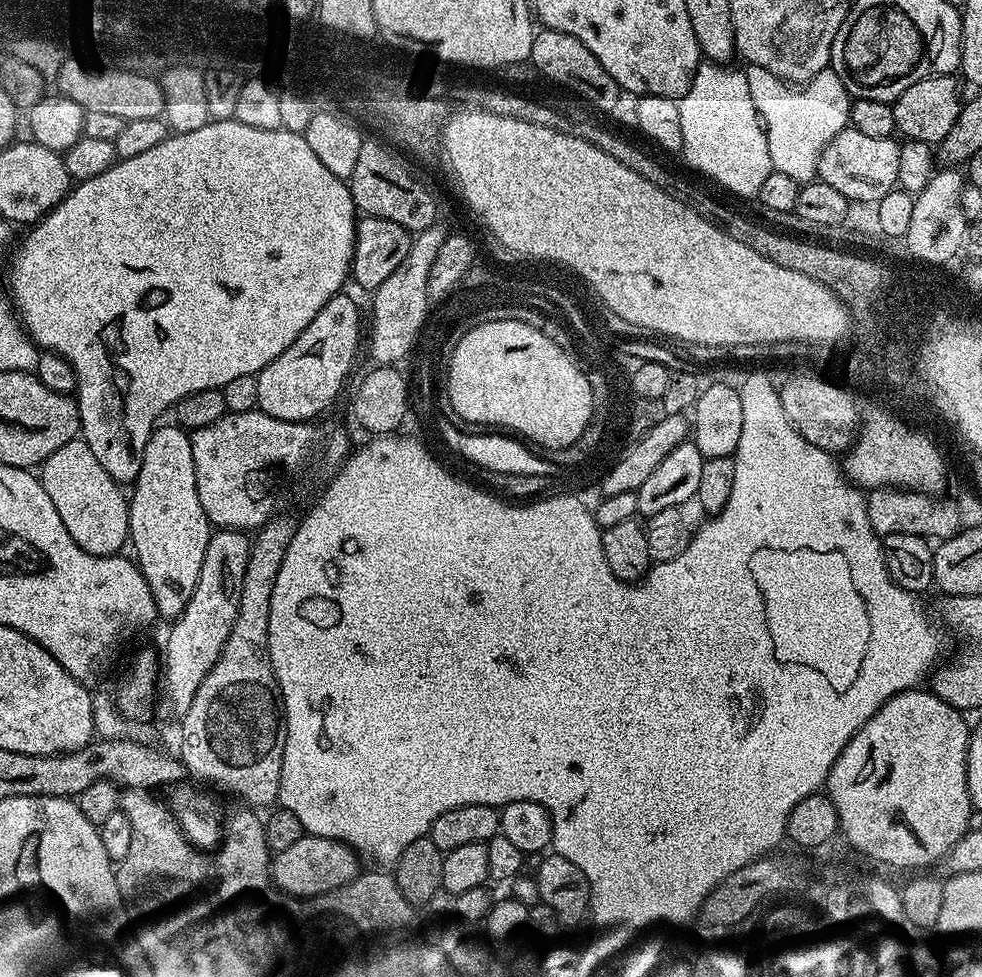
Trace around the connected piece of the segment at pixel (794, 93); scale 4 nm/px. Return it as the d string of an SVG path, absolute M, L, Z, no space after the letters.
M748 64L743 72L757 114L762 118L773 169L790 174L797 182L817 179L816 167L822 150L850 124L848 112L852 100L842 86L842 78L836 72L825 70L807 84L796 87L770 74L770 70L762 70L762 66Z

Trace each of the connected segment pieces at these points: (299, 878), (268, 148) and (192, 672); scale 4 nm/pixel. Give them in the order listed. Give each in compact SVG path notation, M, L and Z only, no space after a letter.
M304 835L287 850L275 853L270 860L272 883L288 898L315 898L349 884L362 871L361 857L341 840Z
M233 118L230 120L212 120L206 126L202 126L202 130L169 134L162 142L158 142L158 146L144 151L143 154L138 154L134 158L117 160L102 174L98 174L89 180L79 181L69 191L68 195L62 198L62 202L58 202L58 206L54 206L52 212L47 212L41 220L37 220L35 224L27 229L28 237L21 242L20 249L16 253L14 253L15 251L11 253L11 256L13 255L12 269L8 272L8 285L6 285L6 288L16 309L16 315L20 317L20 322L23 324L25 332L31 336L37 348L51 350L56 355L66 358L66 362L70 362L70 366L74 366L74 374L76 375L74 399L80 406L82 438L88 443L90 450L94 450L94 458L98 458L98 462L102 462L102 467L106 469L106 474L110 474L110 478L114 478L116 483L121 486L128 486L136 481L138 470L142 466L142 454L144 453L146 442L152 437L152 433L157 427L158 421L156 419L167 408L168 411L175 409L176 403L180 399L184 399L196 391L206 390L207 388L224 389L226 382L234 382L234 378L255 376L270 362L274 362L274 358L278 358L278 354L282 354L282 350L286 350L296 341L298 334L302 334L302 330L306 330L306 326L310 326L310 322L314 322L314 314L318 314L318 310L322 310L322 306L326 306L326 302L330 302L330 298L341 295L343 288L340 287L343 286L344 279L346 281L349 279L352 267L352 247L356 241L357 219L358 209L356 203L352 201L352 192L348 189L347 183L339 180L334 174L330 174L330 170L326 170L326 166L322 166L322 162L315 156L314 150L310 150L310 146L304 141L301 133L285 132L279 128L274 130L254 130L254 126L246 126Z
M222 528L213 531L208 538L206 554L202 558L202 570L198 574L198 582L190 602L184 613L175 617L172 629L168 632L168 645L162 648L162 704L176 718L183 718L186 710L190 710L190 702L194 702L194 694L198 694L198 686L202 686L202 678L210 674L214 662L222 654L222 646L226 646L226 638L230 638L230 630L234 630L234 618L238 618L238 601L242 599L242 578L246 578L246 562L252 553L252 540L249 533L234 528Z

